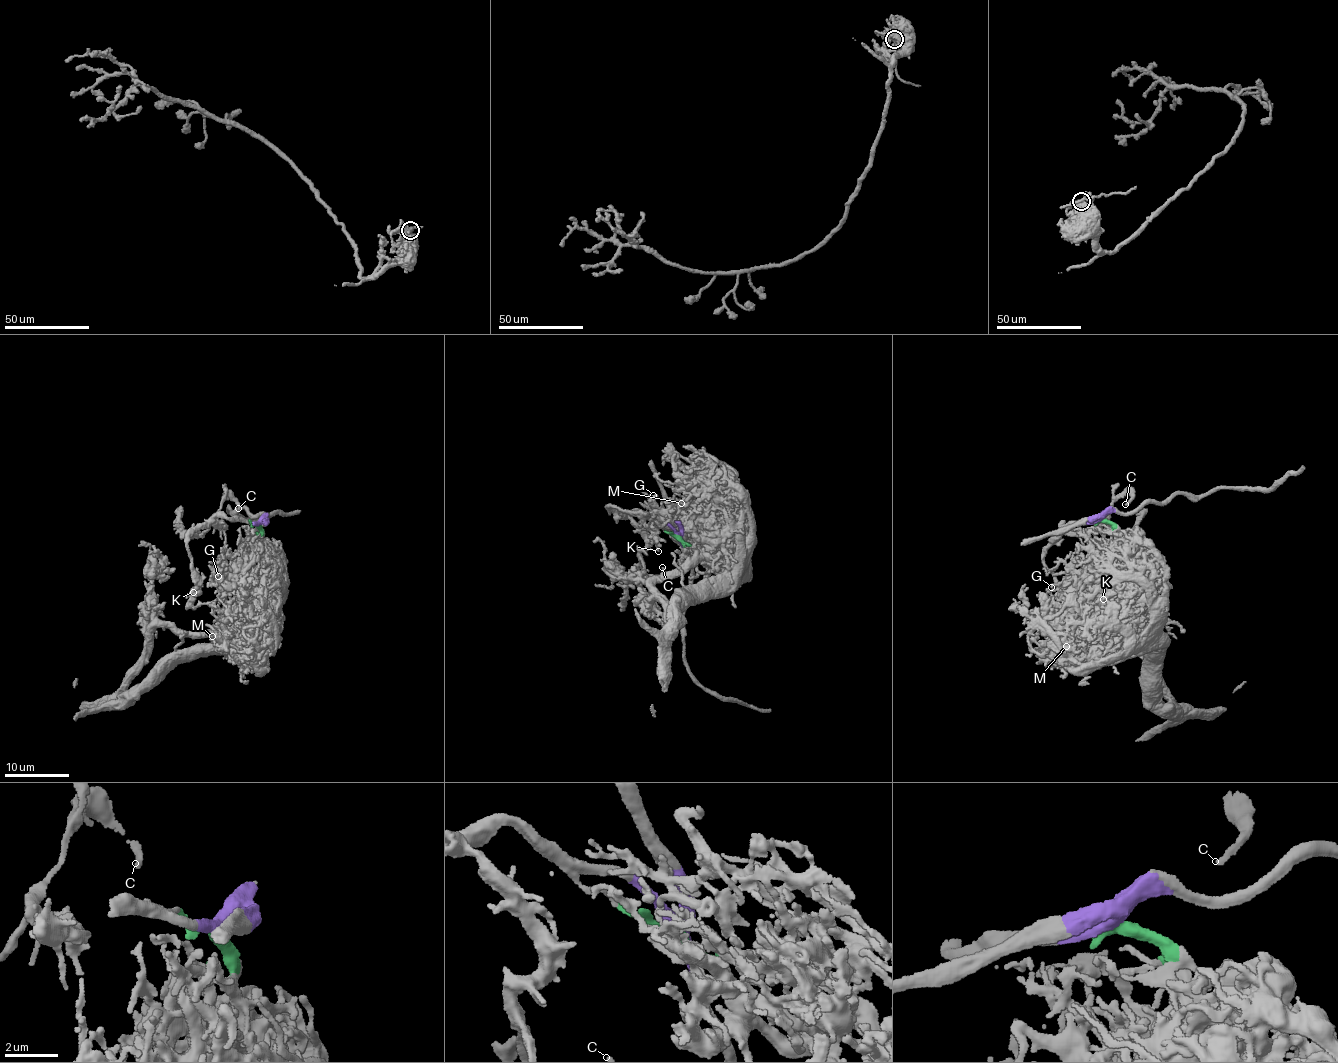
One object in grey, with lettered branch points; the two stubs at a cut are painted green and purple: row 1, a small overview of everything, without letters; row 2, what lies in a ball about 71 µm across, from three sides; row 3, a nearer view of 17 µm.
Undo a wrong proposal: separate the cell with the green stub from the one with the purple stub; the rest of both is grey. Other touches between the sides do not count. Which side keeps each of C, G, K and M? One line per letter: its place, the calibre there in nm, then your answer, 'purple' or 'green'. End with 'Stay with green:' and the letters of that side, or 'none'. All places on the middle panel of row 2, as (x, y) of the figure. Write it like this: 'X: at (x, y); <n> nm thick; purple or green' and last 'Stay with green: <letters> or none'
C: at (662, 567); 200 nm thick; purple
G: at (653, 495); 240 nm thick; green
K: at (658, 551); 130 nm thick; purple
M: at (681, 503); 200 nm thick; green
Stay with green: G, M

